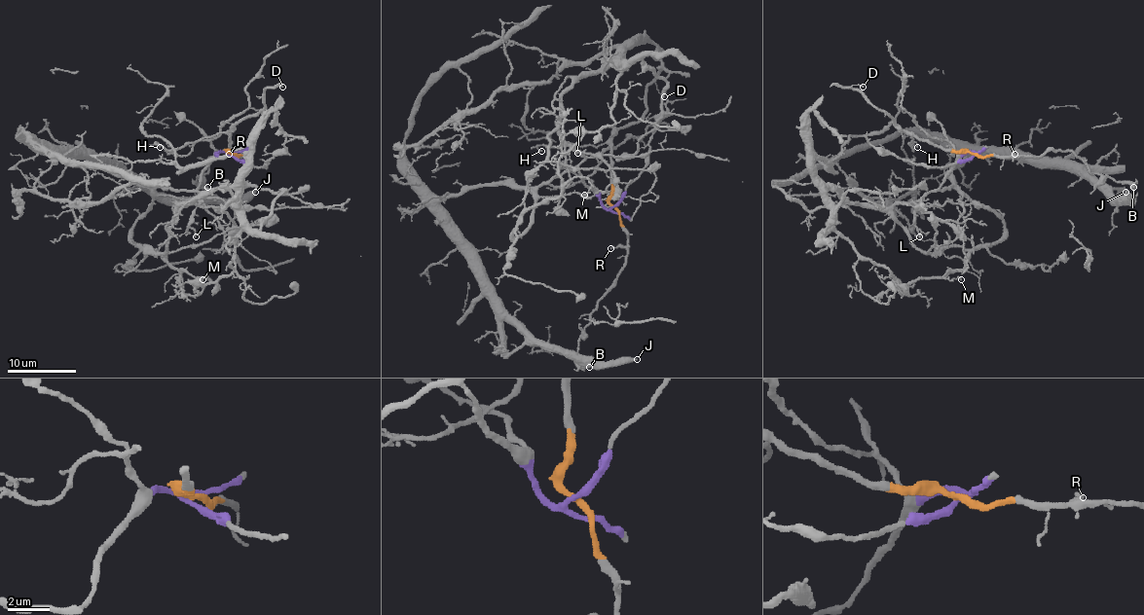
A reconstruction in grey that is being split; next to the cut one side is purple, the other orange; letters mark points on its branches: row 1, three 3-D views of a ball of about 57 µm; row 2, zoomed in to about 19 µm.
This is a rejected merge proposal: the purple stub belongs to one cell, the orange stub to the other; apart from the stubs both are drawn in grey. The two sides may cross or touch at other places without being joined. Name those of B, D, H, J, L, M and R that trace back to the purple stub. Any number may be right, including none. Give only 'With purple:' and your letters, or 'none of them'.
With purple: J, L, M

